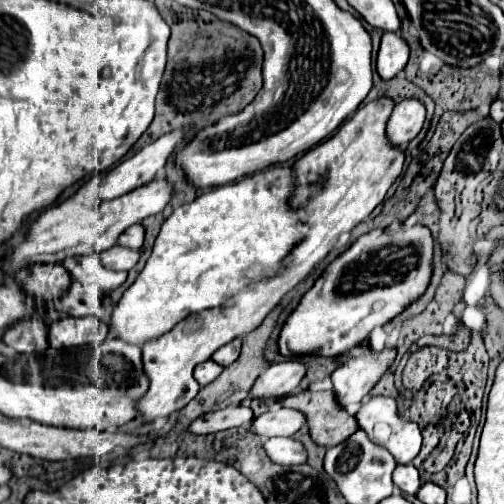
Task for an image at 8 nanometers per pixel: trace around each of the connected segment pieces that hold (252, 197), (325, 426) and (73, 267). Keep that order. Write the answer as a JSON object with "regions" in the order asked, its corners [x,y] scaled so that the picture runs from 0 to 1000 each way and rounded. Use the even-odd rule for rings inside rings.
{"regions":[[[[542,329],[506,341],[474,361],[435,369],[411,385],[399,385],[379,405],[355,409],[323,440],[288,532],[228,603],[216,655],[252,683],[284,687],[288,679],[312,675],[315,667],[331,663],[375,623],[435,607],[450,587],[538,548],[538,540],[550,536],[550,524],[569,508],[569,500],[577,500],[577,492],[601,472],[601,448],[585,440],[577,413],[569,413],[569,393],[581,373],[577,365],[585,361],[589,357],[577,345],[577,333]]],[[[601,774],[585,786],[562,790],[558,806],[601,817],[621,877],[645,889],[677,881],[681,873],[688,873],[688,865],[712,853],[704,829],[681,806],[673,806],[661,774],[641,778]]],[[[188,504],[133,512],[125,528],[141,544],[141,552],[161,563],[192,563],[204,575],[228,575],[232,567],[240,567],[240,540],[208,536]]]]}

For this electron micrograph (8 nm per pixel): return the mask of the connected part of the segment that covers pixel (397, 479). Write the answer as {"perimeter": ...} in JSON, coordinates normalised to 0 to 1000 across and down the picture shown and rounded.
{"perimeter":[[[804,921],[804,925],[788,925],[784,937],[780,937],[780,956],[788,968],[796,968],[804,980],[815,980],[823,984],[831,964],[835,964],[835,952],[831,952],[831,937],[819,921]]]}

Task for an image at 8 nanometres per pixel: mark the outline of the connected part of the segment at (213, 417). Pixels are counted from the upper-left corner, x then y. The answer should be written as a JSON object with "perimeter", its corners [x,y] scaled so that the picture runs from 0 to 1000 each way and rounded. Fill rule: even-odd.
{"perimeter":[[[450,806],[431,817],[415,817],[391,829],[379,841],[379,857],[387,861],[423,861],[435,853],[466,849],[466,845],[494,845],[502,833],[502,813],[490,806]]]}

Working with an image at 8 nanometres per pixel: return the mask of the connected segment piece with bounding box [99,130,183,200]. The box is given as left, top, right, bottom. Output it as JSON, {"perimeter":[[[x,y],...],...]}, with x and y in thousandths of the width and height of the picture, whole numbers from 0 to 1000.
{"perimeter":[[[363,258],[335,262],[315,278],[308,278],[304,286],[288,290],[268,310],[232,325],[196,365],[200,397],[224,397],[284,365],[296,365],[308,353],[308,345],[327,329],[327,317],[359,286],[359,274]]]}

